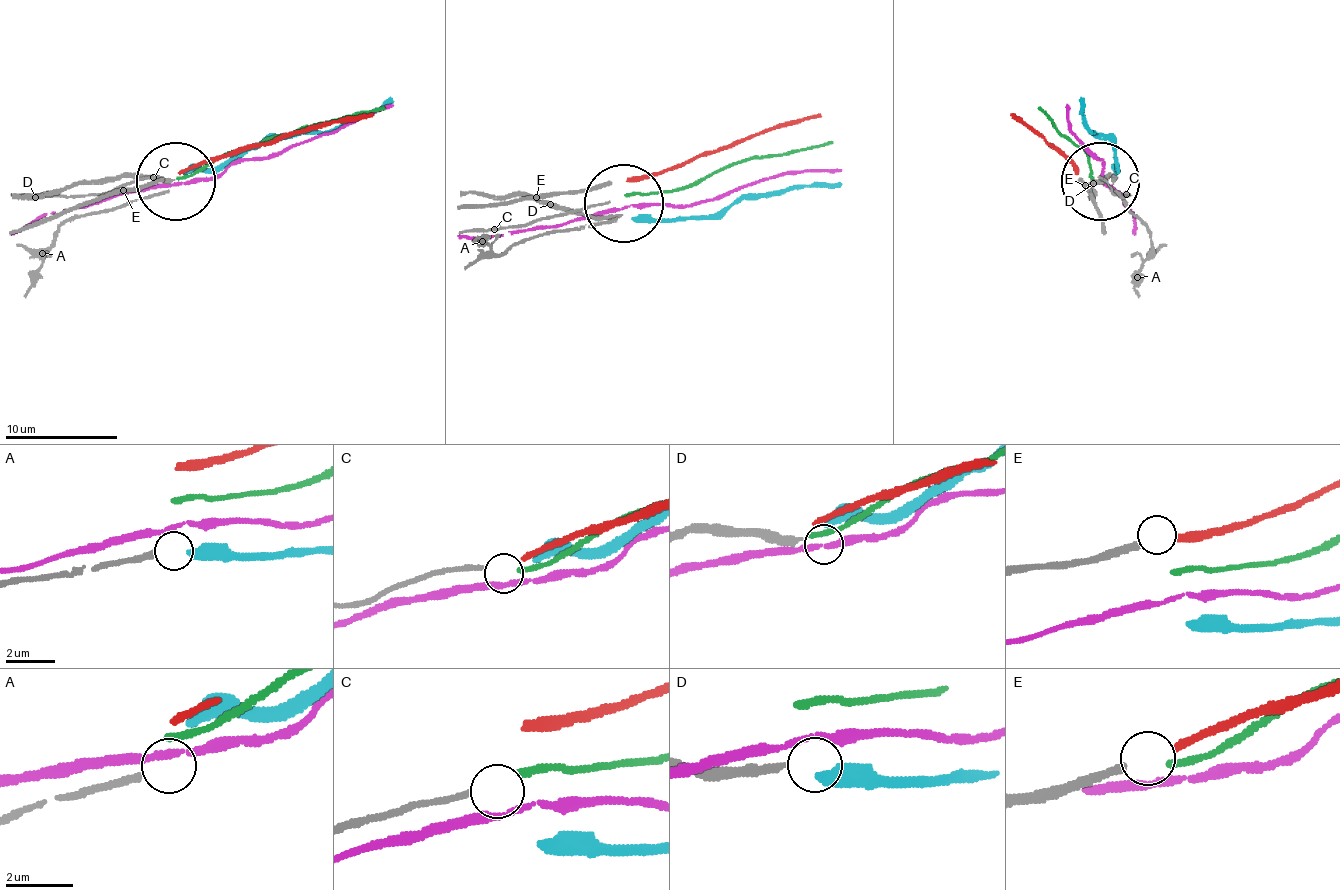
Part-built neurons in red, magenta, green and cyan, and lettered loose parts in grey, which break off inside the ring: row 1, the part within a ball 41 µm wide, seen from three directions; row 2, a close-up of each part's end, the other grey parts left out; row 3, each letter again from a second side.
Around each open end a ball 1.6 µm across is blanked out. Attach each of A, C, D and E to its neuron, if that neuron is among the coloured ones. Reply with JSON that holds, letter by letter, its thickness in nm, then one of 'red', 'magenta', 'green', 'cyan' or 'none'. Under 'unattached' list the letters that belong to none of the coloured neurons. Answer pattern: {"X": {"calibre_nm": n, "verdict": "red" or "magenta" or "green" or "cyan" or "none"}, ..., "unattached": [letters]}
{"A": {"calibre_nm": 200, "verdict": "none"}, "C": {"calibre_nm": 170, "verdict": "green"}, "D": {"calibre_nm": 240, "verdict": "cyan"}, "E": {"calibre_nm": 260, "verdict": "red"}, "unattached": ["A"]}

